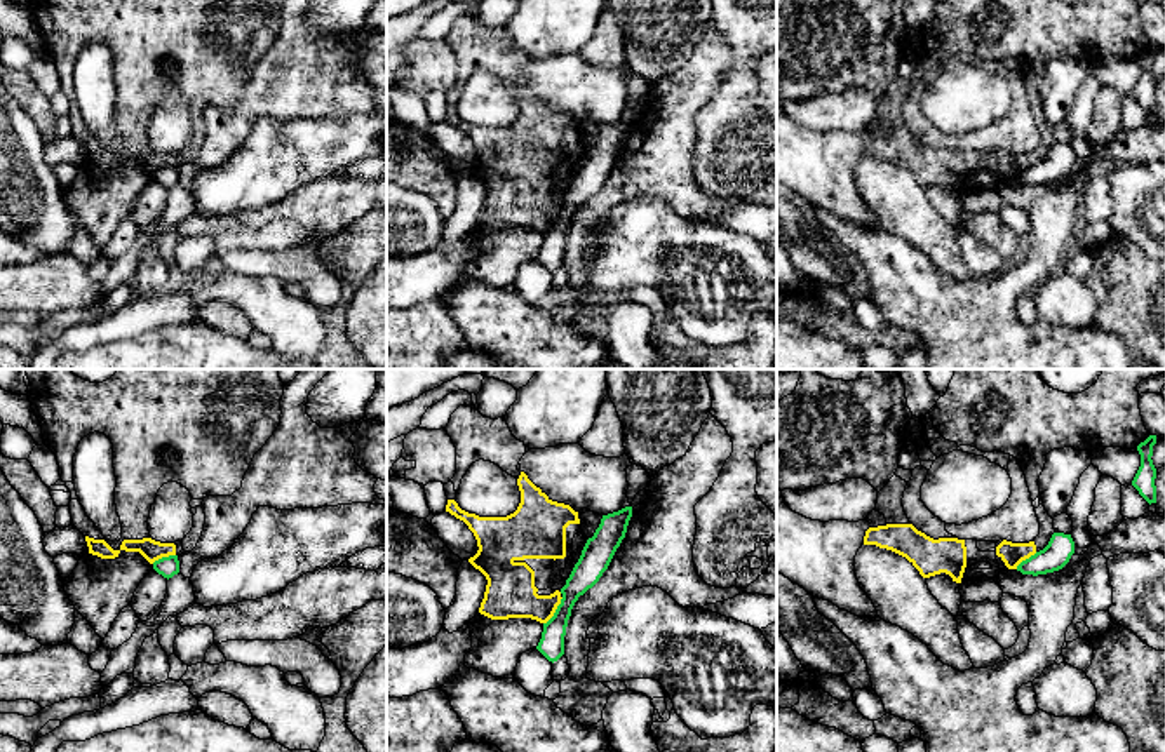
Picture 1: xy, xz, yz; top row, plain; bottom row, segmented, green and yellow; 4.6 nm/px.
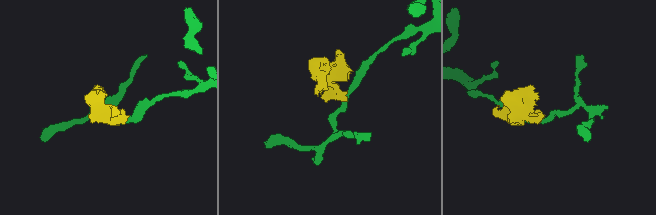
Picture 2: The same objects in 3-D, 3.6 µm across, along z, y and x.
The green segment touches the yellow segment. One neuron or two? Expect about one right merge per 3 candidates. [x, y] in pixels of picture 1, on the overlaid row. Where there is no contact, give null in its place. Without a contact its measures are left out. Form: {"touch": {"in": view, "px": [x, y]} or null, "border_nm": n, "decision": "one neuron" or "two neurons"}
{"touch": {"in": "xz", "px": [556, 611]}, "border_nm": 160, "decision": "two neurons"}

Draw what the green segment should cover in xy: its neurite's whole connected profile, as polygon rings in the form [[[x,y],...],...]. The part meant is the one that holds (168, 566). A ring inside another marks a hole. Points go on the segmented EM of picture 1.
[[[169,555],[155,561],[153,569],[167,580],[172,578],[174,574],[179,573],[178,555]]]

